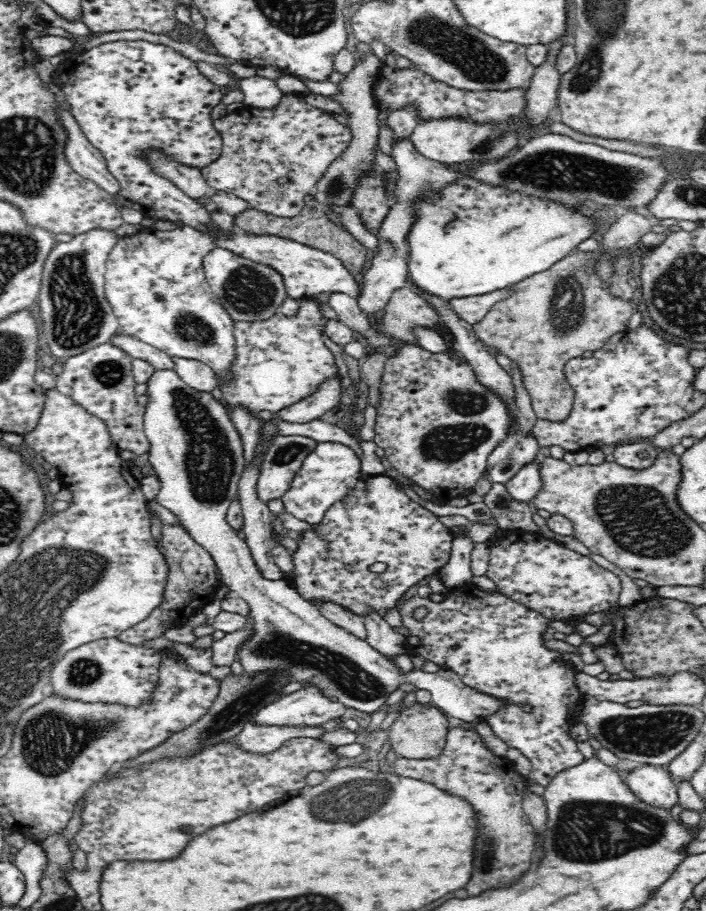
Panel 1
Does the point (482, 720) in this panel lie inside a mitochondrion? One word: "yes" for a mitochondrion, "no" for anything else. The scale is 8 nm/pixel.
no

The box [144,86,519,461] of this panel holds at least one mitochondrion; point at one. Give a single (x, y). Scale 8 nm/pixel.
(248, 291)

